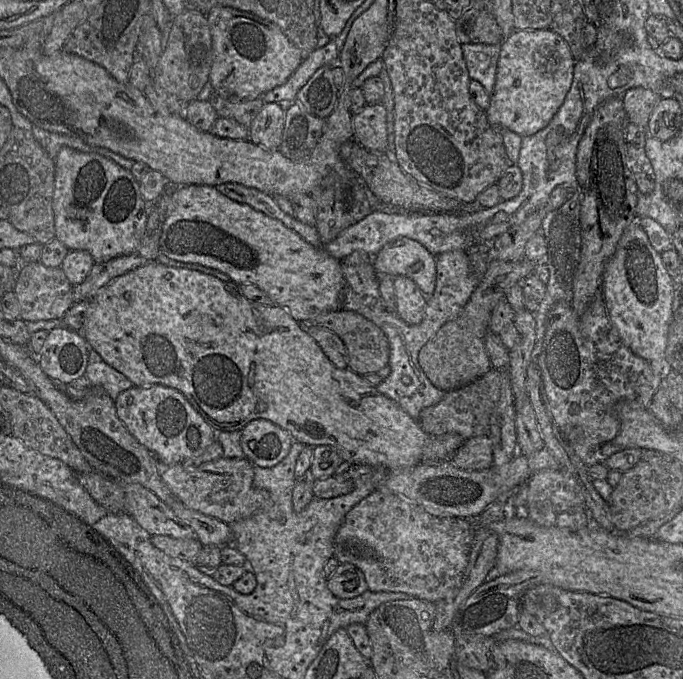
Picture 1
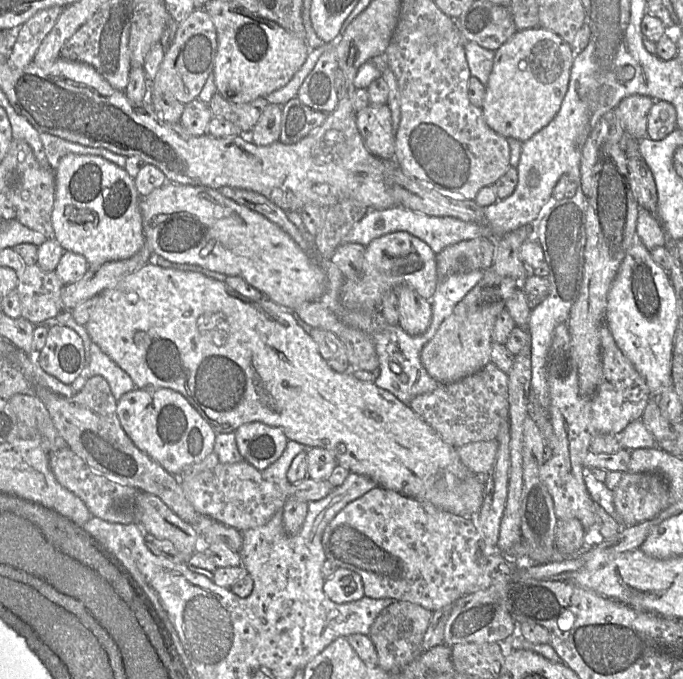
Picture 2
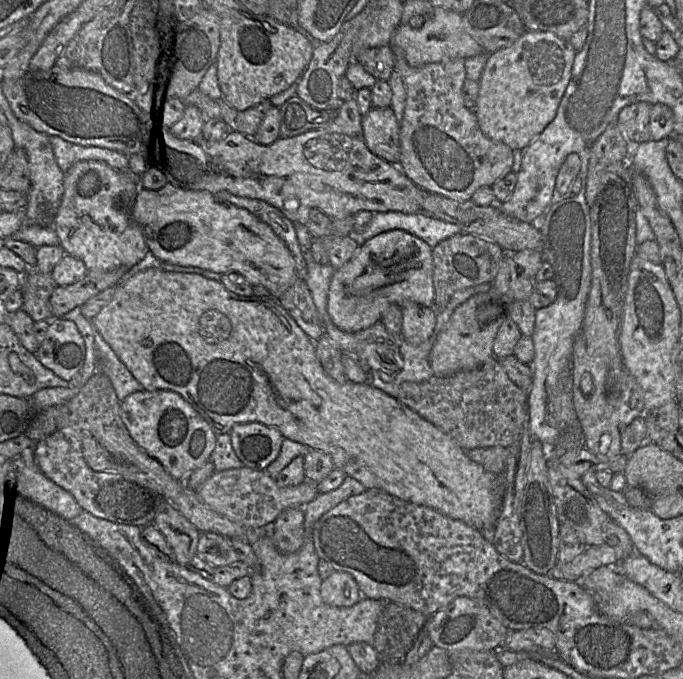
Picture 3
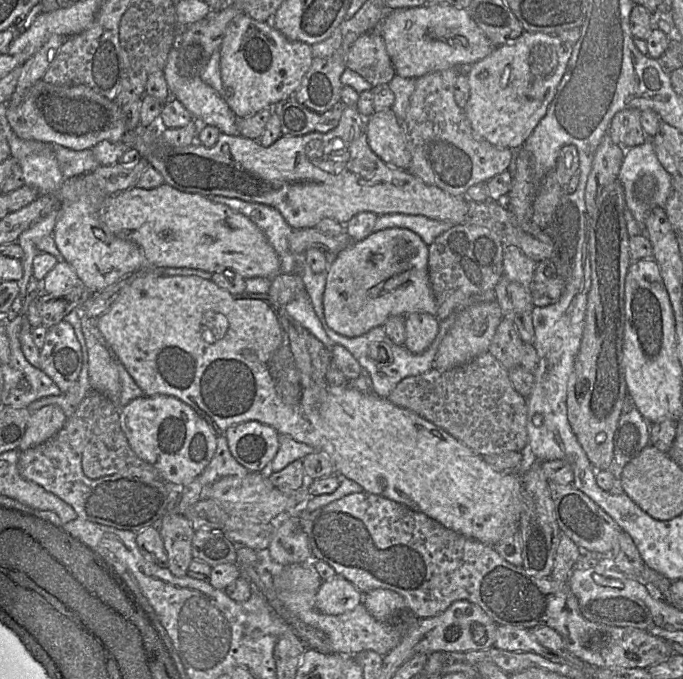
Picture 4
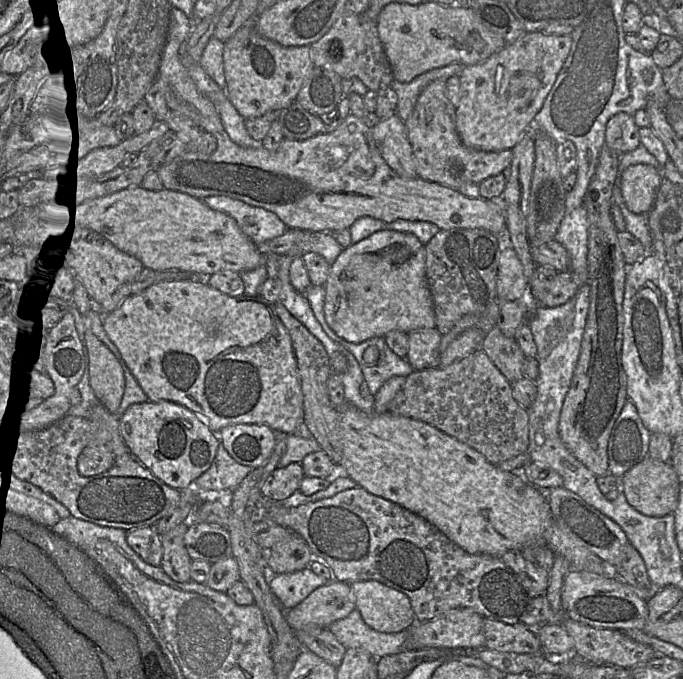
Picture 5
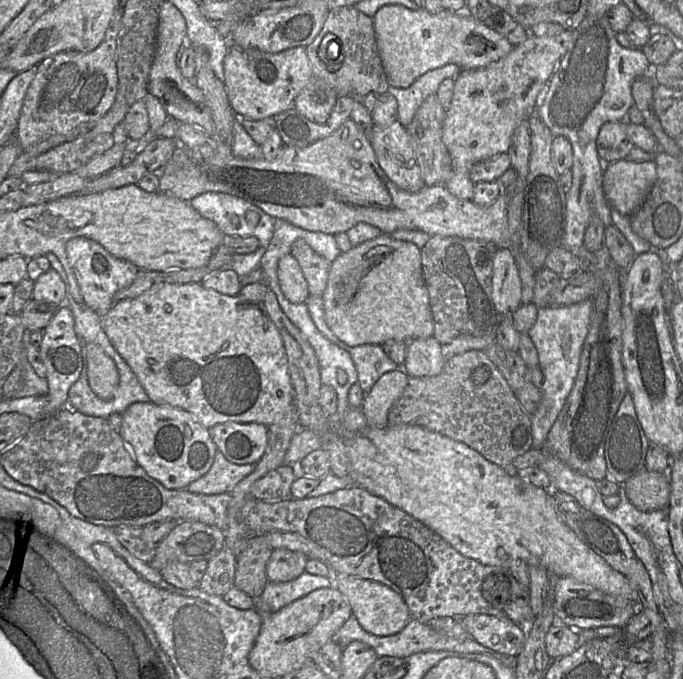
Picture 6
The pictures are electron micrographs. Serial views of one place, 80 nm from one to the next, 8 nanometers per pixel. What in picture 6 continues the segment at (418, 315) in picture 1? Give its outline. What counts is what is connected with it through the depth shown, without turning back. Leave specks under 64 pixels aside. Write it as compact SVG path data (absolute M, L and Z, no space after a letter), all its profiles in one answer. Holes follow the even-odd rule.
M433 337L407 341L406 358L401 368L409 377L435 376L445 364L442 345Z

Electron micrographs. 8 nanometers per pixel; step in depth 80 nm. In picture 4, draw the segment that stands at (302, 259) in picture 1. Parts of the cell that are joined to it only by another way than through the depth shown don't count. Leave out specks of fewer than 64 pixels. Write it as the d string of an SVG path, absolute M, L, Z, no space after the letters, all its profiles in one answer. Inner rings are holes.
M164 183L161 186L154 189L142 189L139 187L133 187L123 192L119 192L114 195L109 195L103 201L99 210L100 220L108 227L108 229L118 238L131 241L137 244L143 251L146 264L156 268L189 268L202 270L208 273L224 273L232 272L240 275L243 279L249 279L254 277L264 277L273 279L280 274L280 259L273 248L268 242L264 233L257 227L255 223L247 216L244 216L238 212L235 212L224 204L214 203L209 197L200 194L186 193Z

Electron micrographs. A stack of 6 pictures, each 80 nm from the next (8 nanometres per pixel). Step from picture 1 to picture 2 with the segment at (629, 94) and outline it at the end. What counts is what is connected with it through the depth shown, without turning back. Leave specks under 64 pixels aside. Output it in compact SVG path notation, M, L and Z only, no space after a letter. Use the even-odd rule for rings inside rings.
M633 94L621 100L617 115L625 134L641 140L647 137L648 115L654 100L648 96Z

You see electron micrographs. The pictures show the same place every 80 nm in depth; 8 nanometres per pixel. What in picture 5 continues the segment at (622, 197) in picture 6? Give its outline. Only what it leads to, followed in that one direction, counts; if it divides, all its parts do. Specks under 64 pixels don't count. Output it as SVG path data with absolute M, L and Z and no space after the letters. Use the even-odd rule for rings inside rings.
M647 164L626 168L620 175L620 190L626 207L635 214L651 210L661 183L661 170Z

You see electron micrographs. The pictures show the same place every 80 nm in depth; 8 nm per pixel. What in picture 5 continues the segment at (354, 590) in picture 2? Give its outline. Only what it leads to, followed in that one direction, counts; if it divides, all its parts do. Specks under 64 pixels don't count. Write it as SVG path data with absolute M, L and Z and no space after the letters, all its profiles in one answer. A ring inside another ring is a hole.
M332 580L314 590L295 607L284 610L285 619L294 632L307 626L328 628L356 609L349 583Z

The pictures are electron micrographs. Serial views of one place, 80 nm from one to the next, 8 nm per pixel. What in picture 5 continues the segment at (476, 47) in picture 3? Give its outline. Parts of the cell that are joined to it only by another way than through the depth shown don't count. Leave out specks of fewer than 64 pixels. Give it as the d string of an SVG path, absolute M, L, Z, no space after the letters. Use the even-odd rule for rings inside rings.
M424 1L417 6L390 3L381 10L376 23L393 78L402 83L409 83L429 70L450 64L478 64L507 45L501 35L483 24L471 7L452 7L435 1Z

